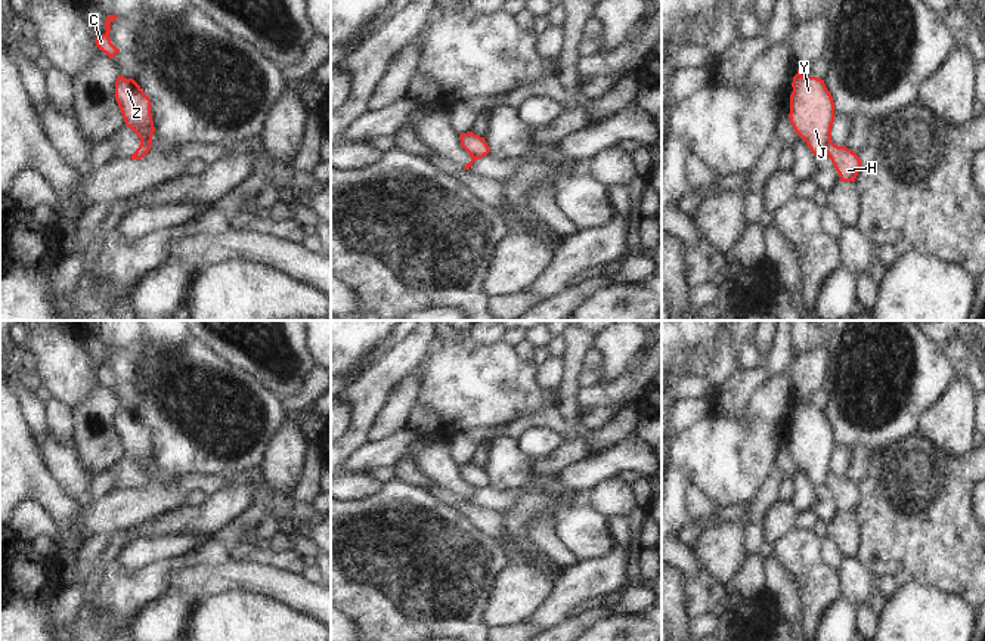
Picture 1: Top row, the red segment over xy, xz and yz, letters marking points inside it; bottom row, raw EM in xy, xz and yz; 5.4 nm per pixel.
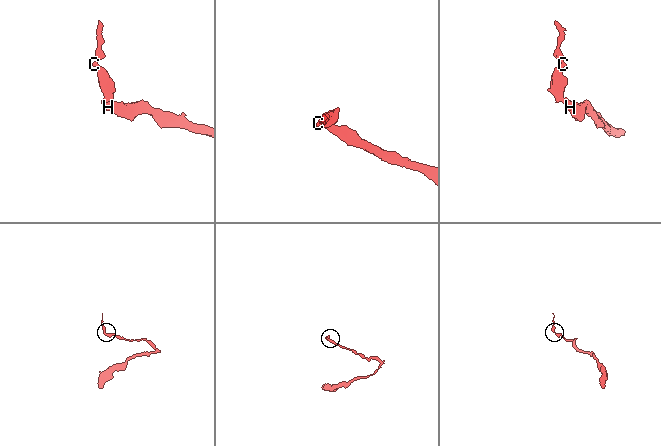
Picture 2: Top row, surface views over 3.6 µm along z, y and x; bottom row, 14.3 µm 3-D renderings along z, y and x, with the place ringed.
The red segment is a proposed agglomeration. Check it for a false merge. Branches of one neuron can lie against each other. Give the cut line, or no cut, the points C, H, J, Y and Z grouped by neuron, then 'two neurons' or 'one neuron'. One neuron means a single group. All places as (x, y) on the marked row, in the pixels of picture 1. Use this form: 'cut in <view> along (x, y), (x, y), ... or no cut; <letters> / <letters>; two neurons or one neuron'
cut in yz along (830, 141), (826, 152); C J Y Z / H; two neurons

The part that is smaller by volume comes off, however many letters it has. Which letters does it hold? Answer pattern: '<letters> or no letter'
C, J, Y, Z

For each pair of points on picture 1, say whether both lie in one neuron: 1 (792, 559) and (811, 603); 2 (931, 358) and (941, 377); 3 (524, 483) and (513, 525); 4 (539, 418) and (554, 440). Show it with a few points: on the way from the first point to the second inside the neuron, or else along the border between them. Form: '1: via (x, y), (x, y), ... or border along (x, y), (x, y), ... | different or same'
1: via (802, 569), (811, 578), (811, 592) | same
2: via (931, 362), (937, 372) | same
3: via (524, 494), (524, 510), (522, 514) | same
4: border along (564, 436), (547, 429), (526, 429), (516, 439) | different

